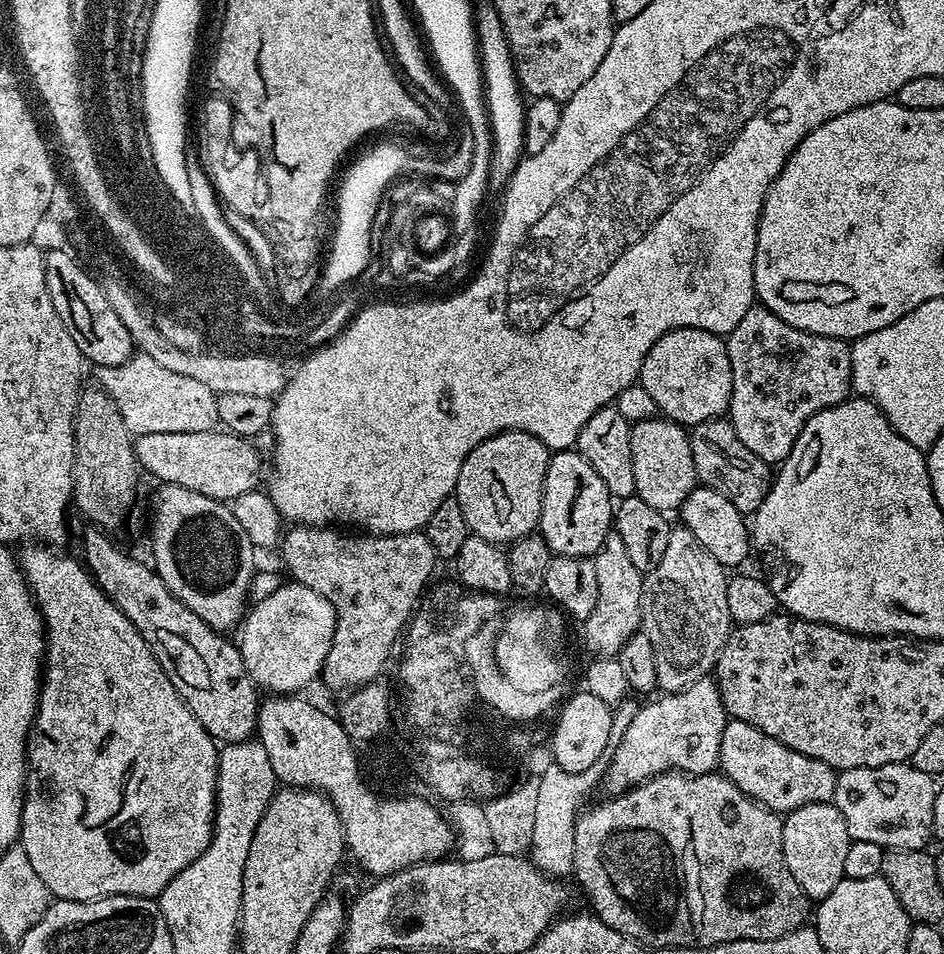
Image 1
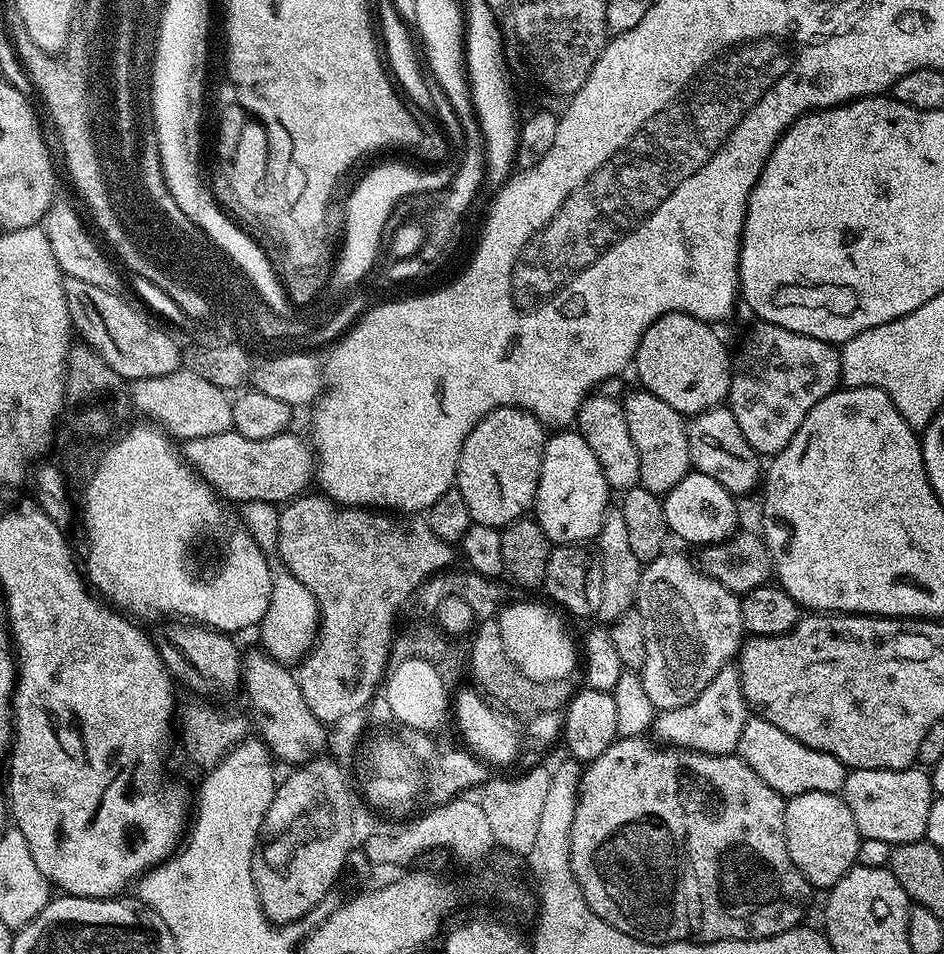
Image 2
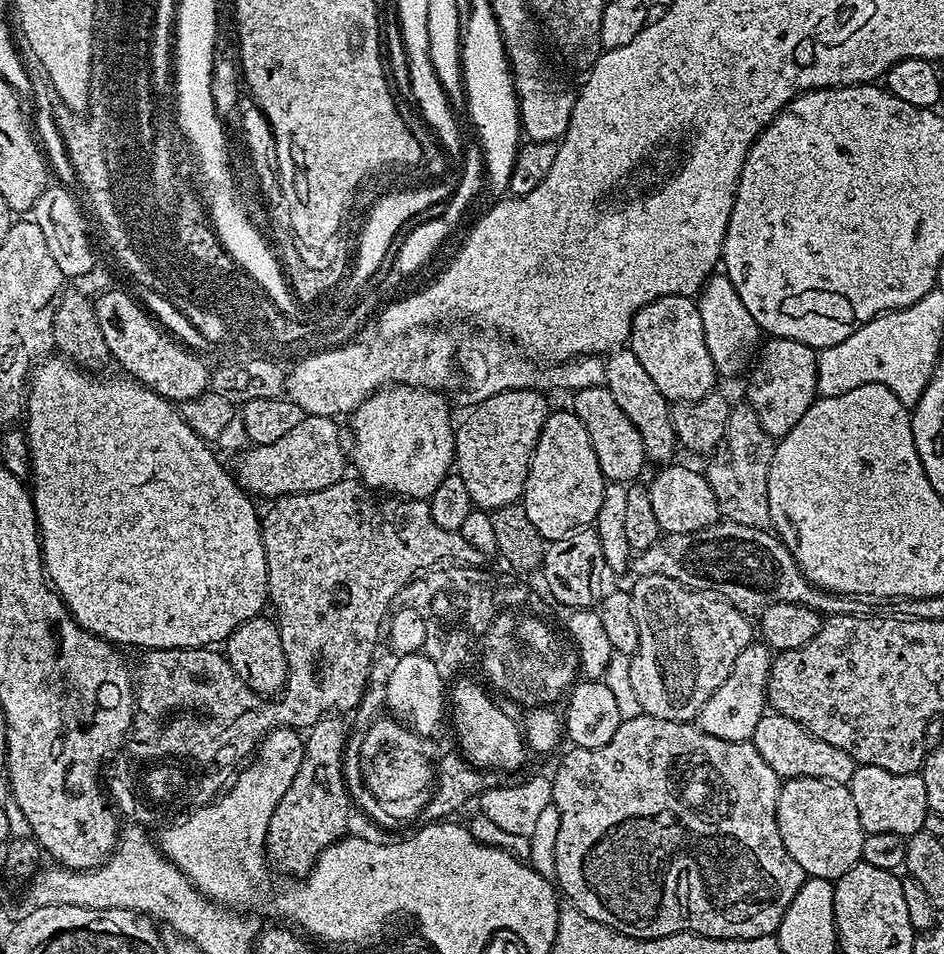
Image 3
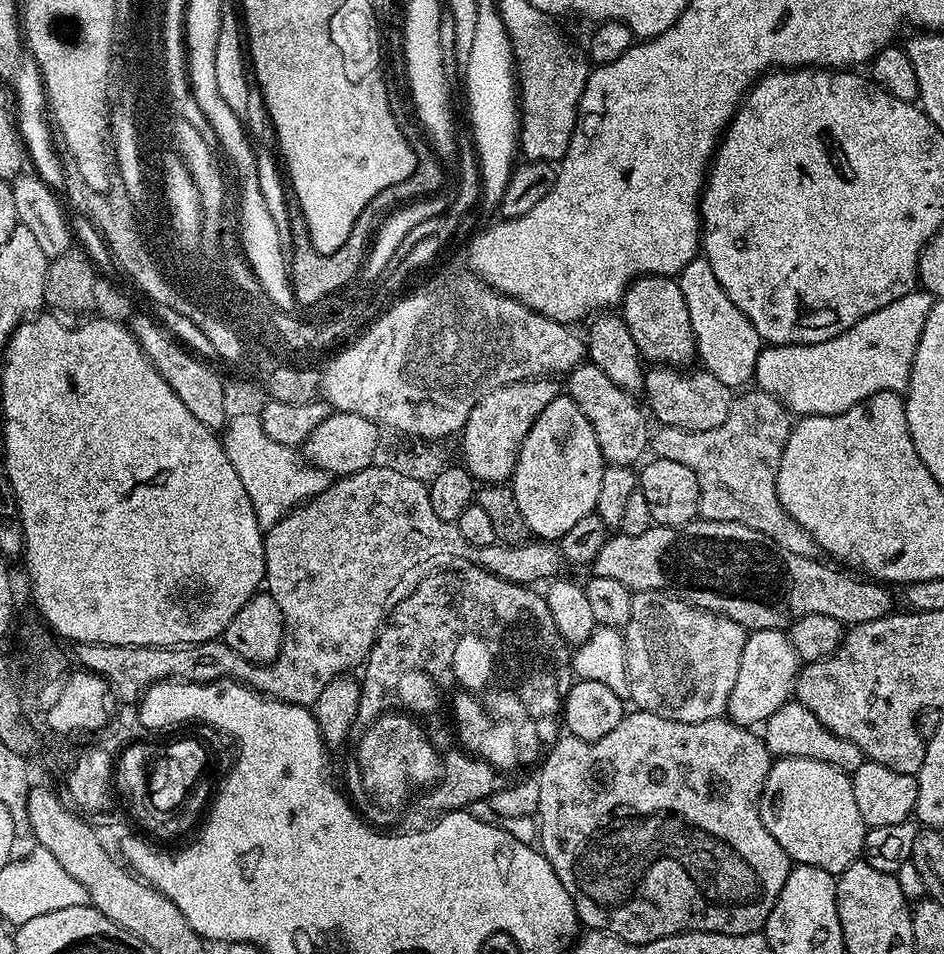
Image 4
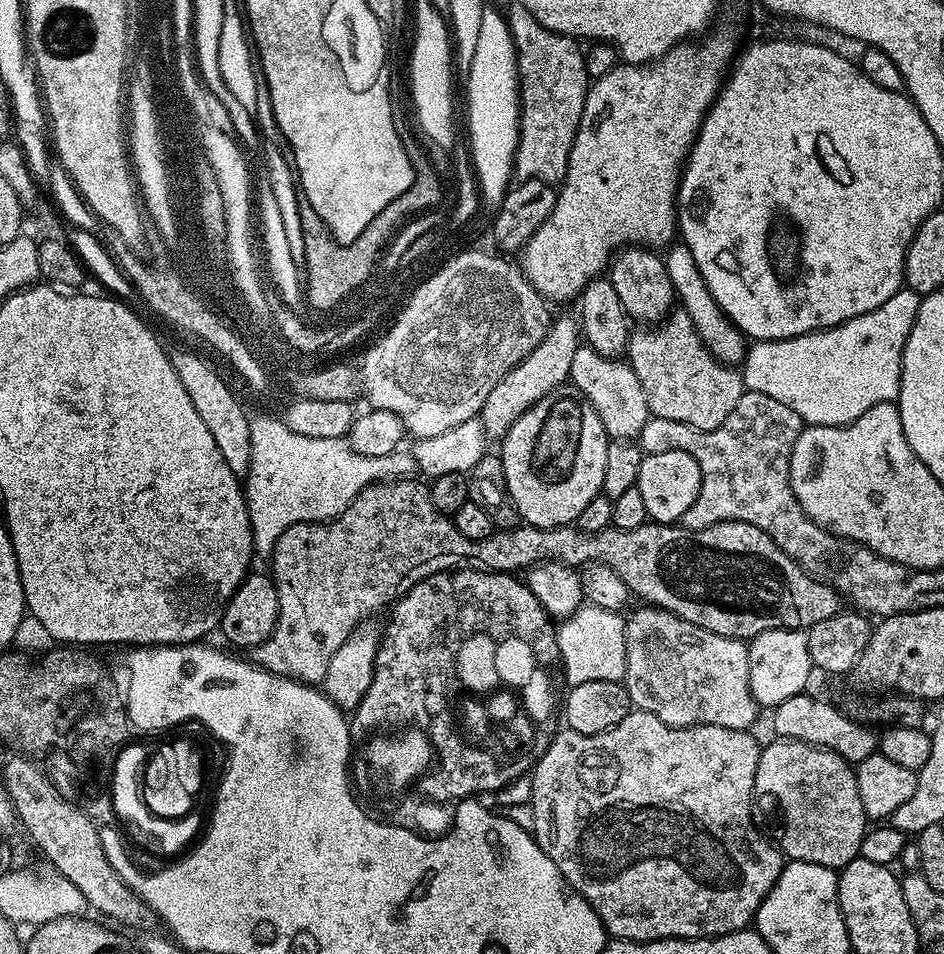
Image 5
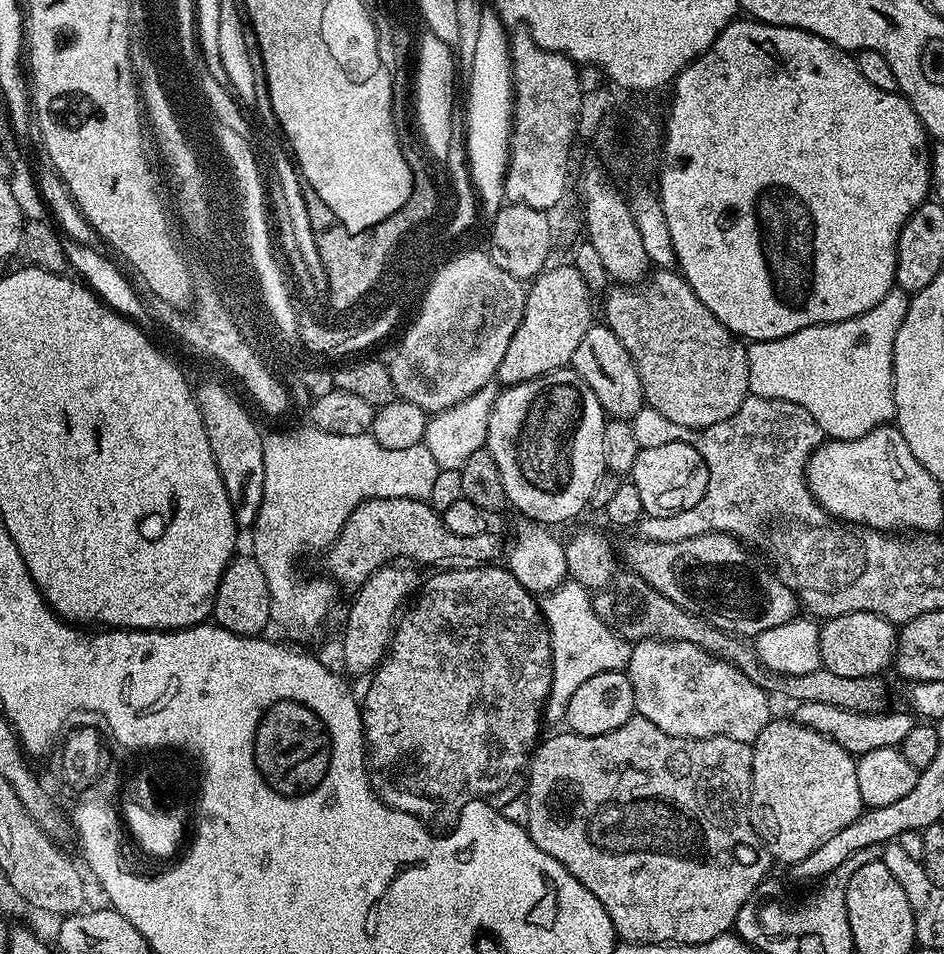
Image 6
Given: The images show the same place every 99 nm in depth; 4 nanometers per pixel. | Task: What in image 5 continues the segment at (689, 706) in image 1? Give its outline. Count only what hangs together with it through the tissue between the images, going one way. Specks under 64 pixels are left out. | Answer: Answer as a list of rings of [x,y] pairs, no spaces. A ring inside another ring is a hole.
[[[779,628],[766,630],[753,640],[747,641],[750,666],[750,690],[761,709],[771,710],[777,704],[786,702],[786,698],[794,698],[805,691],[808,679],[814,675],[810,650],[808,649],[808,633],[798,628]]]

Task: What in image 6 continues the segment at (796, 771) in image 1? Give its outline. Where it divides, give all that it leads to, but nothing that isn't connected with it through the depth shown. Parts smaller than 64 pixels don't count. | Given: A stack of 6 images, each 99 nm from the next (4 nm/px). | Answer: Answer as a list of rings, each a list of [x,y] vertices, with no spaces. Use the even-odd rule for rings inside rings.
[[[806,702],[796,704],[794,719],[796,723],[838,742],[854,758],[870,754],[870,750],[883,748],[900,748],[905,738],[914,727],[914,716],[911,711],[892,712],[885,710],[877,714],[858,713],[854,710],[842,710],[838,706],[830,706],[827,702]]]

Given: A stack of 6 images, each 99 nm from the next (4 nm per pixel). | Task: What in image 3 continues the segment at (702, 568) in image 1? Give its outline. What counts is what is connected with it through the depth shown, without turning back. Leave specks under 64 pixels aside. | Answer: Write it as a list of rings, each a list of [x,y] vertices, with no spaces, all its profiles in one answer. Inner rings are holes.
[[[662,574],[636,576],[634,582],[636,582],[636,585],[631,585],[630,591],[634,598],[634,619],[638,621],[638,642],[640,643],[638,650],[630,658],[630,681],[631,685],[634,686],[635,697],[641,702],[643,715],[653,716],[654,718],[666,718],[667,720],[695,721],[700,715],[702,706],[706,706],[710,694],[714,694],[714,690],[718,690],[718,686],[722,686],[722,682],[726,682],[726,678],[734,666],[734,658],[738,658],[738,654],[742,654],[742,650],[746,650],[746,646],[753,643],[753,621],[751,624],[748,621],[751,619],[745,613],[739,612],[723,596],[718,596],[715,592],[698,592],[695,588],[690,588],[687,584],[679,584],[674,578],[666,578]]]

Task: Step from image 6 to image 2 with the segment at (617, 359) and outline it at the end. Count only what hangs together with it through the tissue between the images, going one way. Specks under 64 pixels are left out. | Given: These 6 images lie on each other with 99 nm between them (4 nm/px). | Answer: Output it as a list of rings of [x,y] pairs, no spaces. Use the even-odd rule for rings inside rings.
[[[599,394],[589,396],[582,402],[574,424],[580,436],[586,438],[586,446],[594,450],[594,458],[598,458],[598,466],[602,466],[602,474],[613,493],[623,494],[639,485],[640,455],[638,449],[634,447],[633,440],[630,439],[624,406],[619,399]]]

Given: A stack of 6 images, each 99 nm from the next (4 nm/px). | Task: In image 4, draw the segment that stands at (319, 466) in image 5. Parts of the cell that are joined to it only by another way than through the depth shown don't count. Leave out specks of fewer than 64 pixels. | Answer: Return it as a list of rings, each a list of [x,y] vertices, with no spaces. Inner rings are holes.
[[[243,414],[229,419],[222,429],[222,443],[226,458],[230,458],[230,466],[238,470],[238,479],[242,481],[242,486],[246,486],[250,506],[254,506],[261,529],[272,528],[292,509],[328,489],[328,473],[308,463],[297,449],[270,442],[257,414]]]

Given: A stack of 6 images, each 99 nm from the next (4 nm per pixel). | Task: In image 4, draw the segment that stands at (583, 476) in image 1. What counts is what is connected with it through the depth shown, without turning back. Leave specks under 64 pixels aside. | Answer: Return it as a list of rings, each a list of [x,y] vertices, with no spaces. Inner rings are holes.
[[[561,394],[538,414],[538,422],[524,436],[516,468],[510,477],[510,487],[518,508],[533,537],[549,542],[560,537],[574,525],[595,512],[598,486],[602,482],[605,462],[600,453],[594,426],[586,422],[586,414],[567,394]]]

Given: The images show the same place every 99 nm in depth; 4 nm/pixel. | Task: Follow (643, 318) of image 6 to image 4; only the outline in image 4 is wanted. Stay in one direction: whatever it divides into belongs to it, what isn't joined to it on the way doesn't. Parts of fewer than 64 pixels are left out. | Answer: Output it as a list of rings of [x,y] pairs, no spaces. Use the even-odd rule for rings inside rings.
[[[667,366],[649,367],[644,373],[644,386],[642,389],[642,396],[646,401],[647,411],[653,417],[656,415],[660,419],[659,423],[661,425],[669,424],[670,426],[678,426],[679,428],[694,430],[695,432],[716,428],[724,421],[726,414],[730,410],[734,399],[733,389],[723,385],[722,382],[718,382],[718,378],[714,378],[714,374],[710,372],[705,370],[698,370],[698,372],[688,371],[692,370],[681,370]]]

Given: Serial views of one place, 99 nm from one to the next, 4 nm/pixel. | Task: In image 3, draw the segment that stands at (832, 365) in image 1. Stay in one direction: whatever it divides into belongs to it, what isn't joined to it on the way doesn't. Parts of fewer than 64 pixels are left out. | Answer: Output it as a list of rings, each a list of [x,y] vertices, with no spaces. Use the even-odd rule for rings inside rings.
[[[772,338],[767,342],[768,345],[764,344],[759,349],[747,373],[749,376],[746,402],[760,415],[766,434],[779,438],[790,434],[790,430],[798,426],[802,414],[806,414],[806,410],[810,410],[810,406],[818,398],[816,391],[818,352],[817,349],[793,340]]]

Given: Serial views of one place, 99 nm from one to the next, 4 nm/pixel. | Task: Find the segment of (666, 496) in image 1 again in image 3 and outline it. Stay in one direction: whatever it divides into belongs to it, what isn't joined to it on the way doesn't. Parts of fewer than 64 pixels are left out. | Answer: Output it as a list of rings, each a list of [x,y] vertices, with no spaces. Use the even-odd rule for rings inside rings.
[[[621,346],[607,353],[604,365],[606,366],[604,387],[610,390],[614,402],[618,402],[618,406],[625,412],[626,418],[630,418],[630,422],[634,422],[634,430],[638,430],[638,434],[642,434],[645,457],[651,463],[653,460],[656,466],[667,465],[675,457],[672,455],[678,452],[678,441],[672,421],[672,404],[662,394],[662,390],[658,390],[658,386],[654,386],[654,381],[651,380],[650,374],[646,374],[642,362],[638,362],[638,358],[634,358],[631,347]]]

